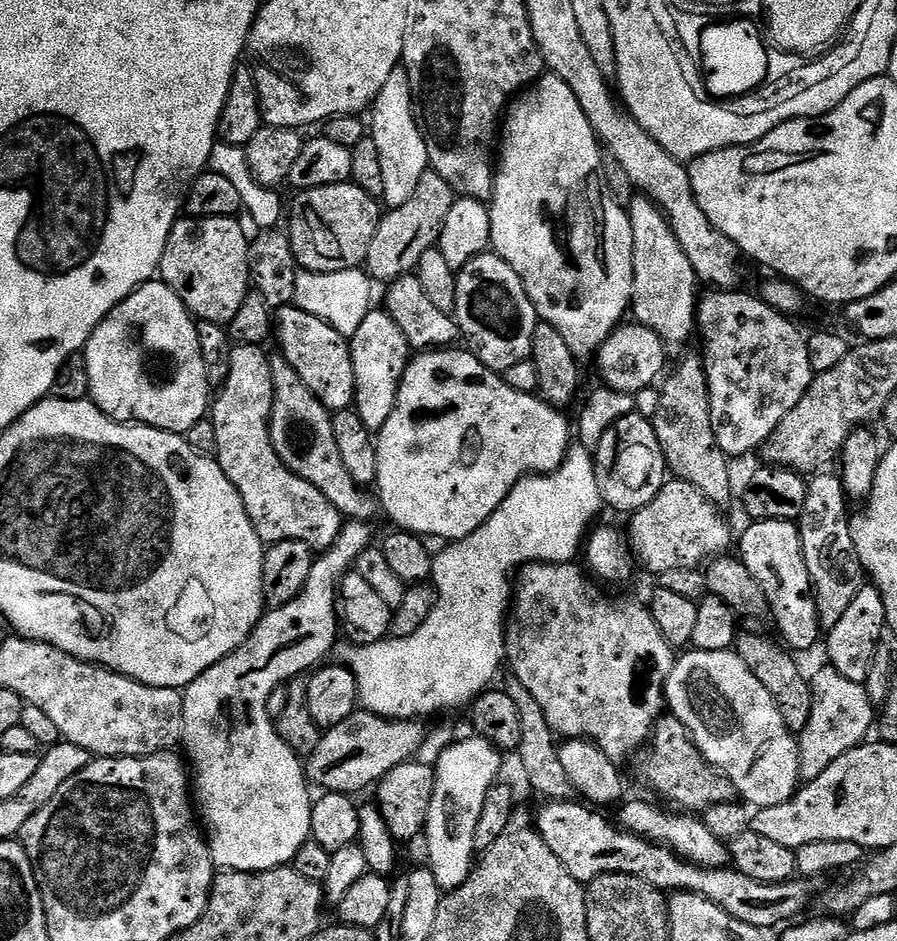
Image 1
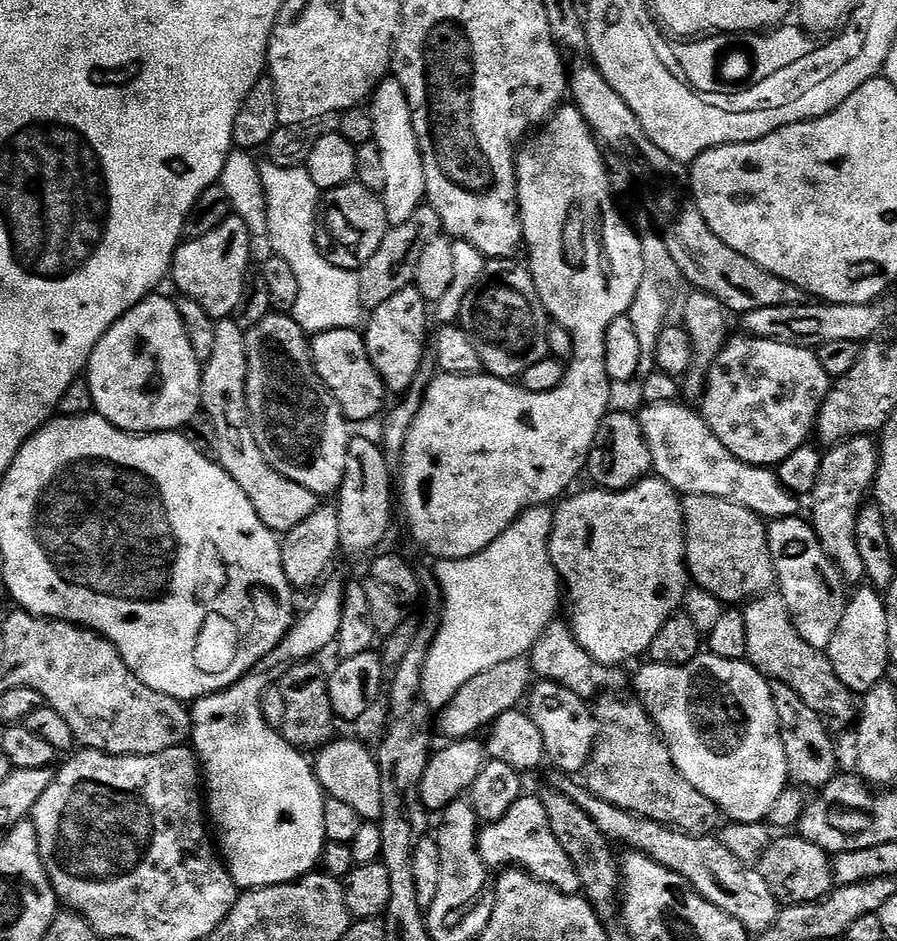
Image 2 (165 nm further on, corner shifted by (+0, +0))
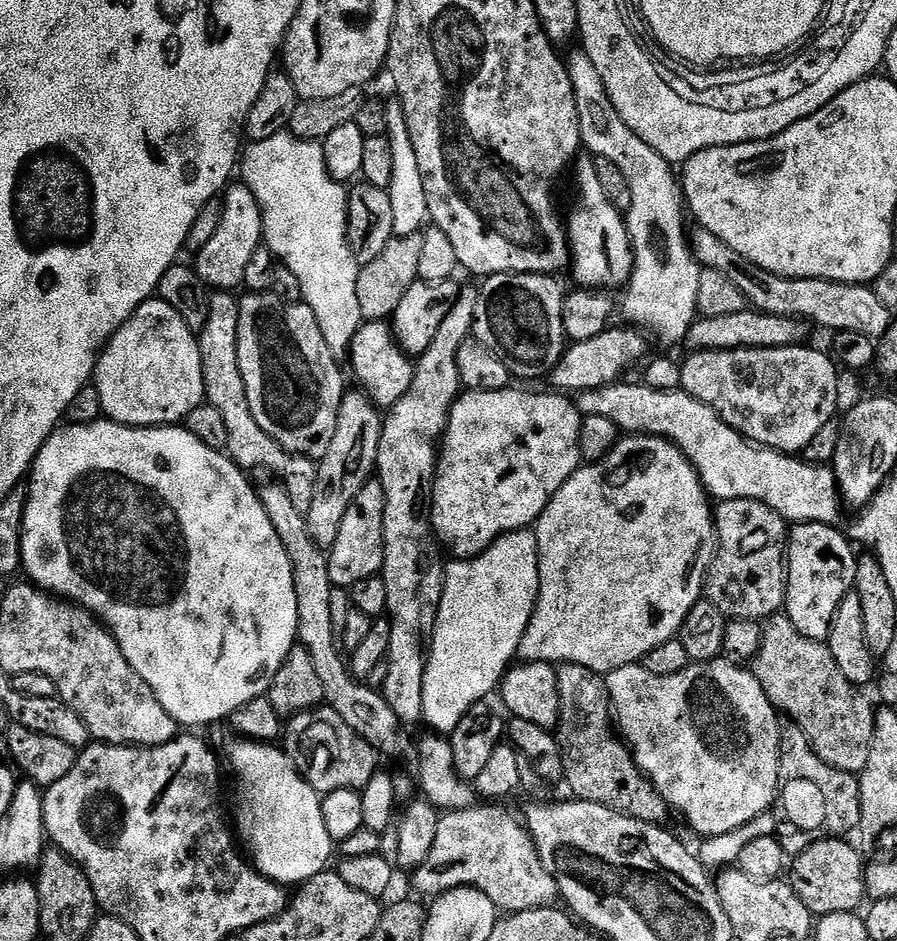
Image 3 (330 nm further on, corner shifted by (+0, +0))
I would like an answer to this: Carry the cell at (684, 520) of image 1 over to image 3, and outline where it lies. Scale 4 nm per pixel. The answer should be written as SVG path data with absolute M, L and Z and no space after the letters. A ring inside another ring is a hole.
M738 498L721 500L715 505L716 550L706 572L706 598L718 606L725 616L733 620L767 621L784 608L784 595L788 589L786 579L786 553L788 550L789 521L782 519L770 506L757 500Z

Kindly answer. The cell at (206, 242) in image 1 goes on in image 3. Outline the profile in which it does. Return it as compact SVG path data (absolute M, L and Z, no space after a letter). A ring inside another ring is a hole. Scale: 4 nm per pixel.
M236 182L223 193L224 213L214 238L206 242L202 251L195 253L196 273L204 279L205 285L212 290L236 290L246 278L246 265L254 255L254 250L262 246L264 238L264 213L260 211L254 194L242 182Z

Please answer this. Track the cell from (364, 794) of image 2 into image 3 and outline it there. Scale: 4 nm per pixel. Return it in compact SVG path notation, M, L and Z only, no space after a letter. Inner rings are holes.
M330 710L321 711L319 714L311 711L293 715L287 721L286 732L287 735L289 732L292 736L300 736L300 744L296 740L290 741L287 751L292 763L300 771L300 777L315 792L327 794L347 788L363 790L366 782L370 782L373 773L378 770L376 751L361 736L354 734L354 730L350 730L350 726L346 726L346 722L338 718L338 714Z

